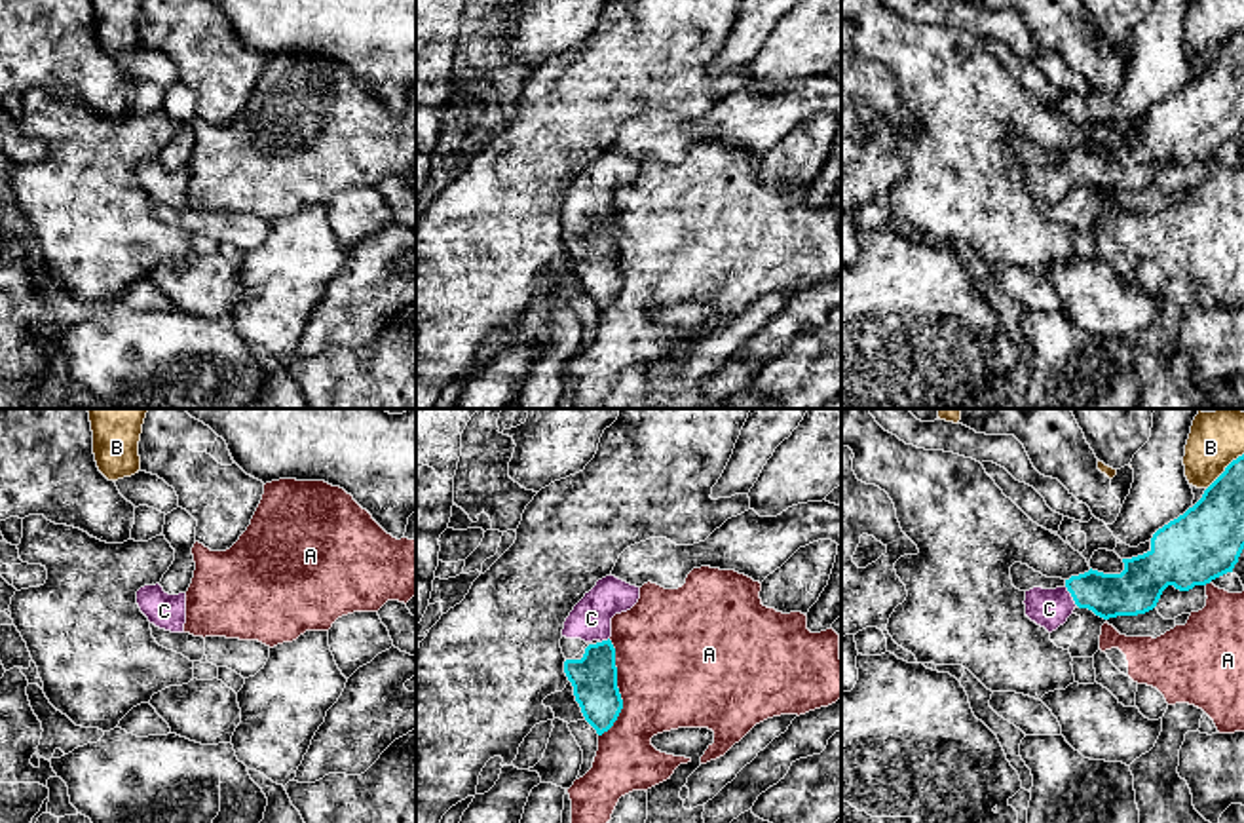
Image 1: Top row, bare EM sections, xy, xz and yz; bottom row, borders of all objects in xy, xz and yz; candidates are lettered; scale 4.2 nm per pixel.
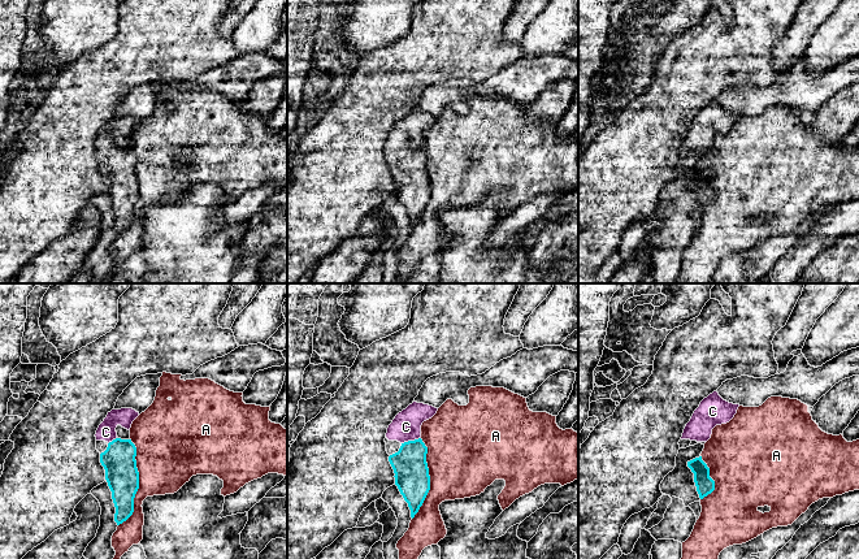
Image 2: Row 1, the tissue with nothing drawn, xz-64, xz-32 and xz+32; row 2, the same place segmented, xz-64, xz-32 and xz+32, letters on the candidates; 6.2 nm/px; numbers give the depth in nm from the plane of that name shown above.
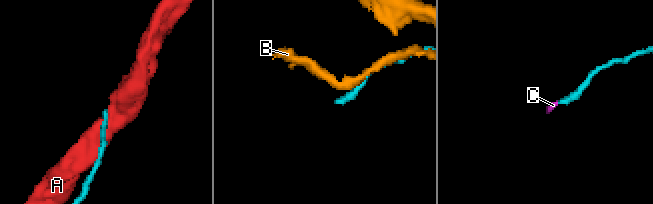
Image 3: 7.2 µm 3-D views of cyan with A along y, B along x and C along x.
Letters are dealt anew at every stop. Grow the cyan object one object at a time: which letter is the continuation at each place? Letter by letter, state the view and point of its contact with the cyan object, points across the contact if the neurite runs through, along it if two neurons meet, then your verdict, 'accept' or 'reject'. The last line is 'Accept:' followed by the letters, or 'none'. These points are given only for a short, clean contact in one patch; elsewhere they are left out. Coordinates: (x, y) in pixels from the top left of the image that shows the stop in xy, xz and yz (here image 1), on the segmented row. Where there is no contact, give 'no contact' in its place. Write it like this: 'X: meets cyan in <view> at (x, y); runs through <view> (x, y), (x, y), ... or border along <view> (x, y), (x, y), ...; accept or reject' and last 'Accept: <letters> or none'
A: meets cyan in xz at (618, 689); reject
B: meets cyan in yz at (1225, 470); reject
C: meets cyan in yz at (1072, 595); runs through yz (1129, 593), (1072, 595), (1049, 609); accept
Accept: C

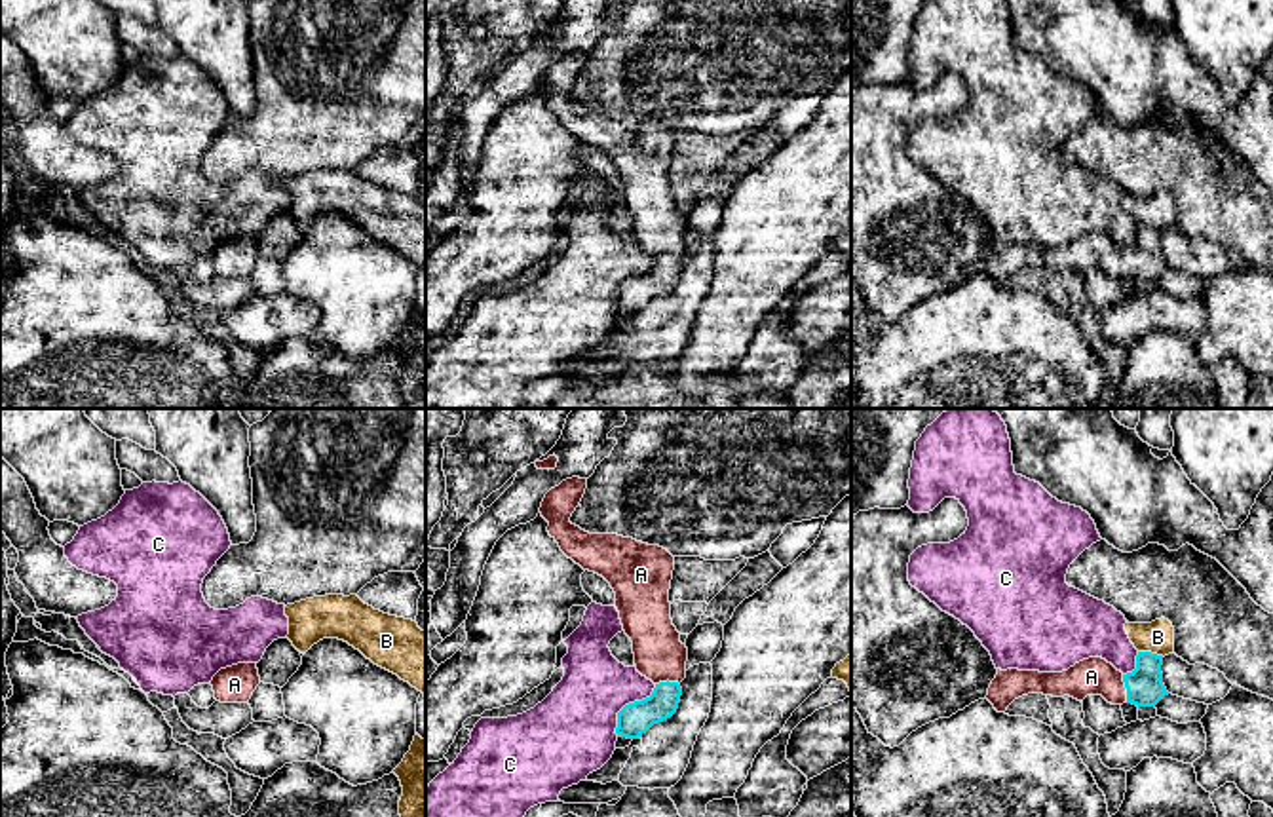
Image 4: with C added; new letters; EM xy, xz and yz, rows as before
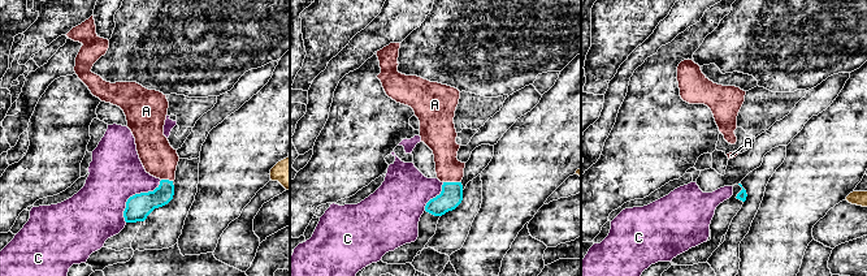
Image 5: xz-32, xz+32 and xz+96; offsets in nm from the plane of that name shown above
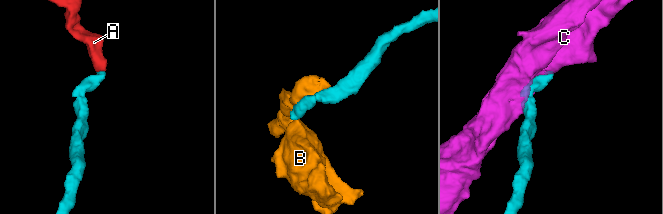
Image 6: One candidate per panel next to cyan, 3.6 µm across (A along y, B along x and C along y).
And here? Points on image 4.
A: meets cyan in yz at (1125, 686); runs through yz (1144, 686), (1125, 686), (1091, 677); accept
B: meets cyan in yz at (1150, 652); reject
C: meets cyan in xz at (629, 703); reject
Accept: A

